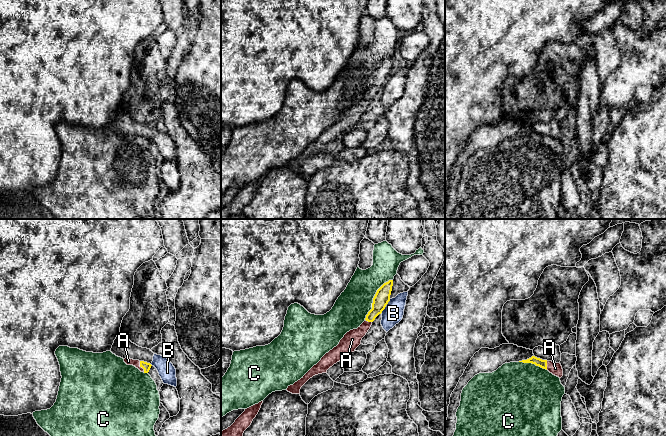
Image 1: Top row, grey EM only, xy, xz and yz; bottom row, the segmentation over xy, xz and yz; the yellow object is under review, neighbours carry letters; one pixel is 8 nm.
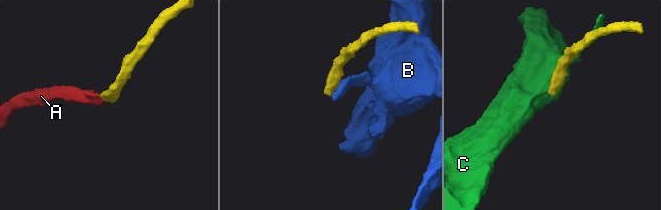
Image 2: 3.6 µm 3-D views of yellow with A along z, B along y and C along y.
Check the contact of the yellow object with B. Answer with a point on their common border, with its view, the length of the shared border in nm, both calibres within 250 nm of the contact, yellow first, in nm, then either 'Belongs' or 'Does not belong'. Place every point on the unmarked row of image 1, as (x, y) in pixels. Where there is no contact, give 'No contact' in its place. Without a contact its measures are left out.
Touches yellow at xz (385, 82). Shared border 150 nm. Thickness 120 nm (yellow) against 160 nm. Does not belong

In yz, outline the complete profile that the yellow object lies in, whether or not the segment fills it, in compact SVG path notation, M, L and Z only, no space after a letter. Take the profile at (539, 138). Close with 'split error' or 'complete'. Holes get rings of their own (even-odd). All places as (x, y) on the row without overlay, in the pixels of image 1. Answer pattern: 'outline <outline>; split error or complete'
outline M532 132L531 134L529 134L527 136L522 136L519 138L535 140L536 142L539 142L543 145L548 146L550 149L552 149L553 151L555 151L559 154L561 154L563 152L563 145L562 145L560 138L556 139L556 138L552 138L552 137L542 136L535 132Z; split error

